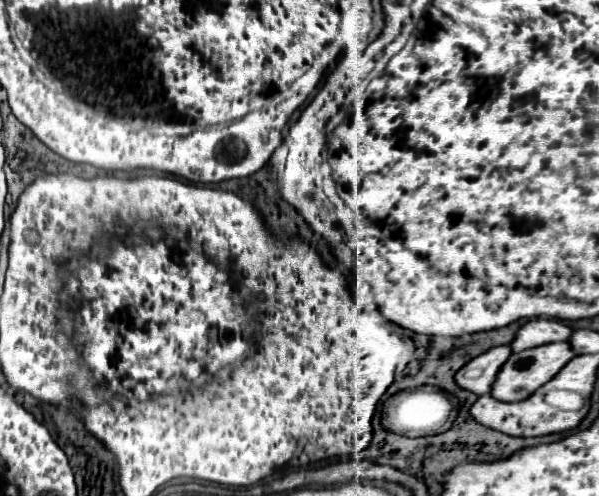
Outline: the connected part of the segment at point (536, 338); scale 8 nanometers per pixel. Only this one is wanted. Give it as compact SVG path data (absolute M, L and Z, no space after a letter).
M533 319L529 323L525 323L515 341L511 343L513 353L521 353L525 349L533 349L539 345L547 345L547 343L555 343L555 341L567 341L571 337L573 329L569 325L565 325L563 321L557 319Z

